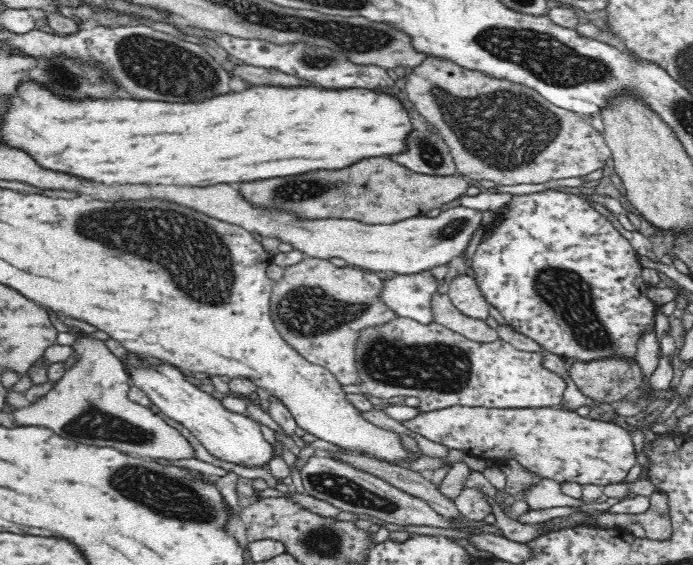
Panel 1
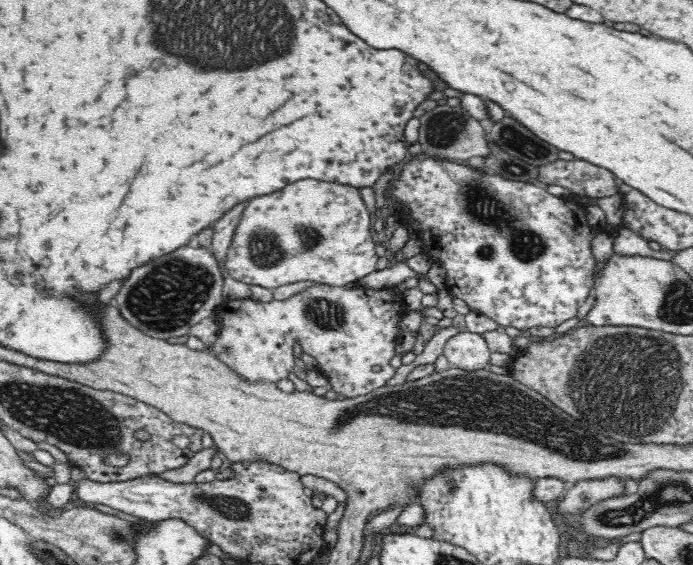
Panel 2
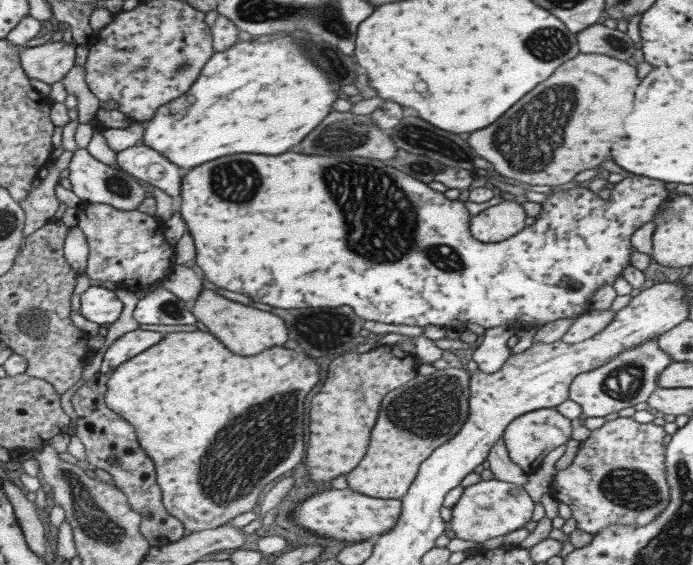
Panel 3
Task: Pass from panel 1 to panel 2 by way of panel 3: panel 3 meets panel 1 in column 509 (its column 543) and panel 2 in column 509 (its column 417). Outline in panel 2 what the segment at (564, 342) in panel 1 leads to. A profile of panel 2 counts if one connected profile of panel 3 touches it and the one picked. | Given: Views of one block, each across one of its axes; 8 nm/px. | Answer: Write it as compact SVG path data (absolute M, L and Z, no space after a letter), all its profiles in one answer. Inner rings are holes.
M427 153L425 156L414 156L409 163L405 164L400 174L399 179L393 181L394 186L390 188L388 195L392 200L405 204L399 214L407 222L413 217L421 223L421 230L418 230L416 237L422 241L423 253L428 255L430 259L444 265L445 286L451 294L464 300L474 312L488 316L496 324L505 327L514 326L514 328L520 330L527 330L528 328L534 328L534 326L555 328L558 324L576 316L576 311L588 298L588 292L592 288L593 270L596 266L596 259L590 252L590 238L604 229L602 226L595 226L588 222L586 210L582 205L574 202L571 198L550 195L545 186L540 184L506 180L504 177L491 174L488 171L486 174L477 173L462 165L461 162L448 161L448 159L438 161L438 159L432 159L430 154Z

